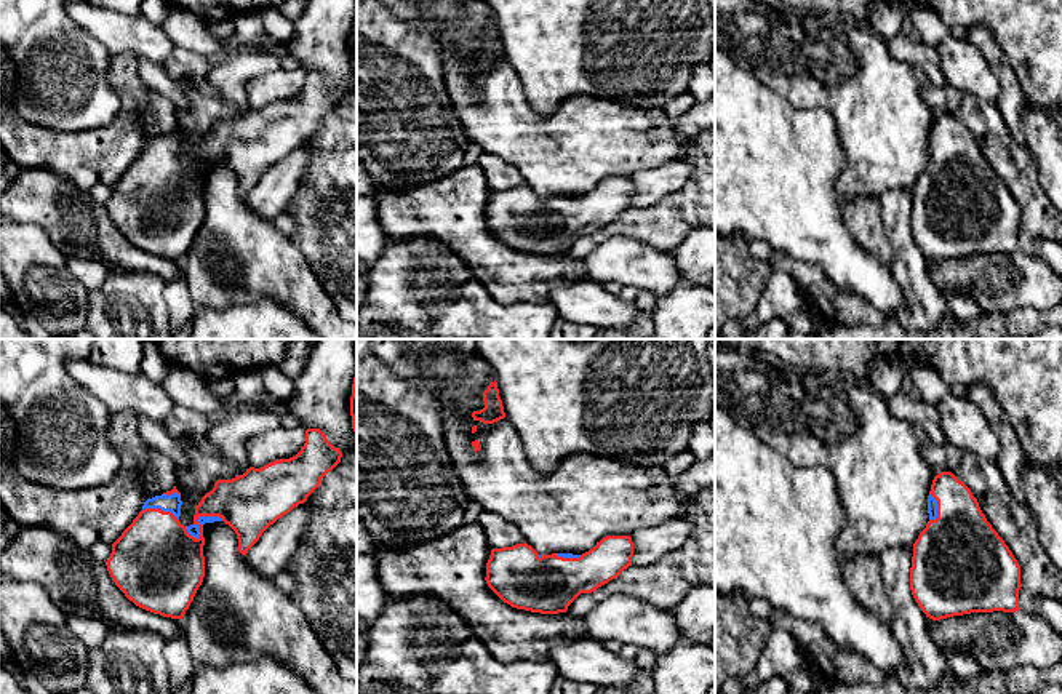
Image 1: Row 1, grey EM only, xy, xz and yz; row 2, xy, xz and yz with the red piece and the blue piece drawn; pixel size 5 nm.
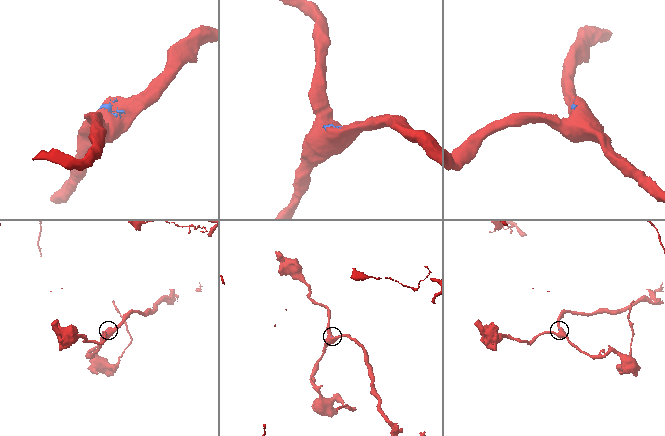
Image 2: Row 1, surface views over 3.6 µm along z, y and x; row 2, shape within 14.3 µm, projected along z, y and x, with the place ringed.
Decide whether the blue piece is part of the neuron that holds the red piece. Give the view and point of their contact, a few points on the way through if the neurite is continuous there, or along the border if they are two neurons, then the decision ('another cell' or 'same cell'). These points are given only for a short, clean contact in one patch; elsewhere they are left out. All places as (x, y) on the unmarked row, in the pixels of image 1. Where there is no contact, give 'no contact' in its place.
contact xy (197, 163); way xy (159, 195), (195, 179), (197, 163), (192, 171); same cell

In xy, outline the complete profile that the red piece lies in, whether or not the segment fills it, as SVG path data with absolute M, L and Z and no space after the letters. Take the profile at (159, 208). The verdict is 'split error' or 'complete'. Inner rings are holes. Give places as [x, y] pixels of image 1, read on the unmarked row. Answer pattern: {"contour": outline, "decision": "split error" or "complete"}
{"contour": "M307 70L305 85L296 98L261 110L250 109L232 122L218 122L195 149L190 168L179 163L182 142L176 128L147 141L139 157L112 185L106 203L112 222L136 248L163 259L182 261L205 219L203 166L229 166L237 176L238 193L246 197L270 166L307 142L341 99L341 91L334 90L320 70Z", "decision": "split error"}

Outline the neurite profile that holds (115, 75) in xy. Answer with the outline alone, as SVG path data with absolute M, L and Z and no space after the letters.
M131 53L112 54L109 82L122 106L109 126L85 131L51 131L21 118L14 109L0 114L0 146L19 168L40 168L69 179L82 190L102 182L114 185L142 152L144 123L141 120L150 88L138 75L138 58Z

